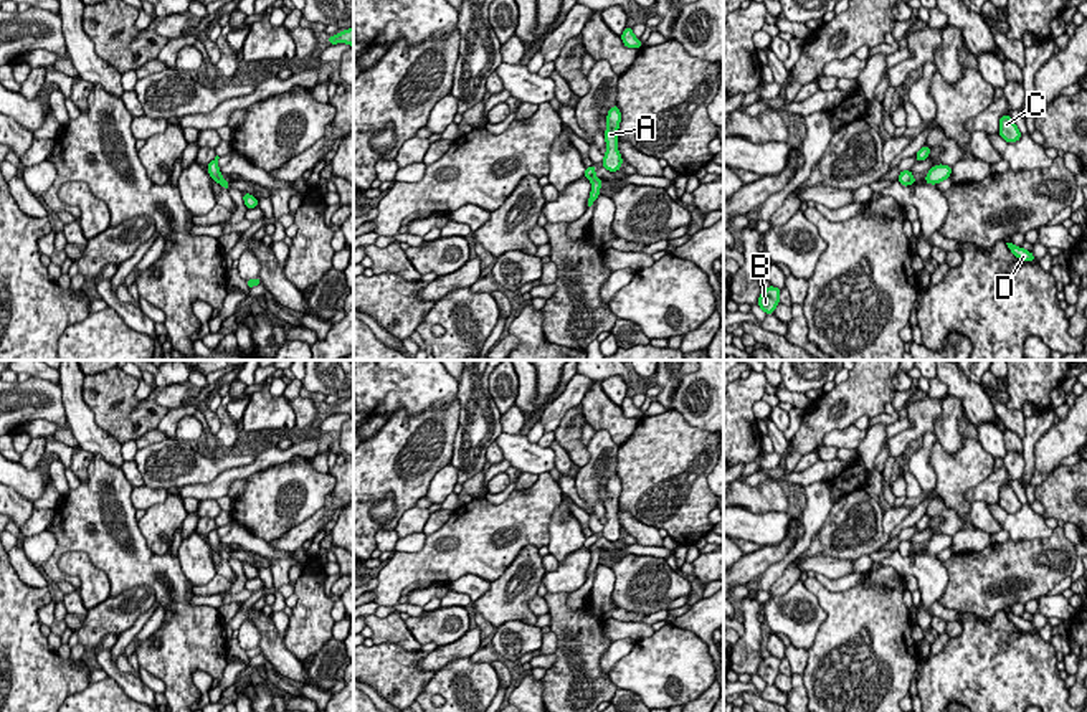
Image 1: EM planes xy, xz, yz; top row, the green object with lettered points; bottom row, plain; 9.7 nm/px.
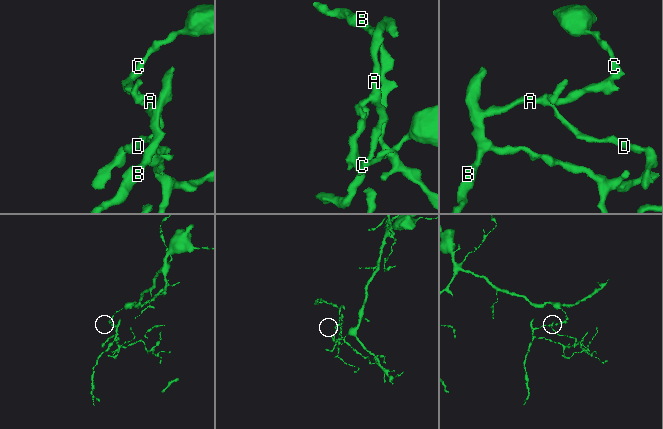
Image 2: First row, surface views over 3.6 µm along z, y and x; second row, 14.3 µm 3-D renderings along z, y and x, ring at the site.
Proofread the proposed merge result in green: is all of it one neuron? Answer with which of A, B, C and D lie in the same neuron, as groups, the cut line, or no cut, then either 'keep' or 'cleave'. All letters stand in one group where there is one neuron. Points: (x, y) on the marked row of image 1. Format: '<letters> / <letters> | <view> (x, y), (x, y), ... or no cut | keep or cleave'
A B D / C | yz (914, 177), (909, 184) | cleave

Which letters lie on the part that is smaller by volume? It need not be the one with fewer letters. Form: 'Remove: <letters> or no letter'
Remove: A, B, D

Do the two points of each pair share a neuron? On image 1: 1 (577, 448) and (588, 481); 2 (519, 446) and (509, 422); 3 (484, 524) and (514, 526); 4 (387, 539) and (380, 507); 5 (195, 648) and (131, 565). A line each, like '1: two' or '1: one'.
1: two
2: two
3: one
4: two
5: one

